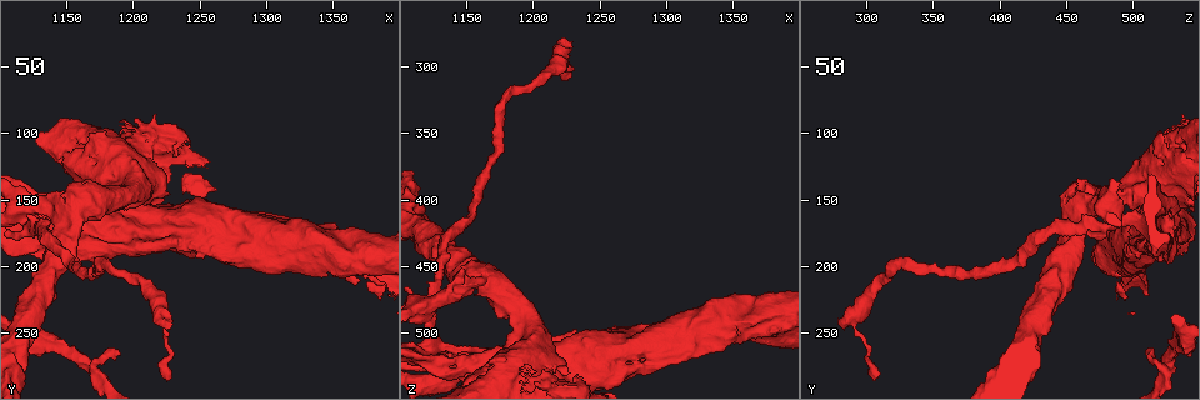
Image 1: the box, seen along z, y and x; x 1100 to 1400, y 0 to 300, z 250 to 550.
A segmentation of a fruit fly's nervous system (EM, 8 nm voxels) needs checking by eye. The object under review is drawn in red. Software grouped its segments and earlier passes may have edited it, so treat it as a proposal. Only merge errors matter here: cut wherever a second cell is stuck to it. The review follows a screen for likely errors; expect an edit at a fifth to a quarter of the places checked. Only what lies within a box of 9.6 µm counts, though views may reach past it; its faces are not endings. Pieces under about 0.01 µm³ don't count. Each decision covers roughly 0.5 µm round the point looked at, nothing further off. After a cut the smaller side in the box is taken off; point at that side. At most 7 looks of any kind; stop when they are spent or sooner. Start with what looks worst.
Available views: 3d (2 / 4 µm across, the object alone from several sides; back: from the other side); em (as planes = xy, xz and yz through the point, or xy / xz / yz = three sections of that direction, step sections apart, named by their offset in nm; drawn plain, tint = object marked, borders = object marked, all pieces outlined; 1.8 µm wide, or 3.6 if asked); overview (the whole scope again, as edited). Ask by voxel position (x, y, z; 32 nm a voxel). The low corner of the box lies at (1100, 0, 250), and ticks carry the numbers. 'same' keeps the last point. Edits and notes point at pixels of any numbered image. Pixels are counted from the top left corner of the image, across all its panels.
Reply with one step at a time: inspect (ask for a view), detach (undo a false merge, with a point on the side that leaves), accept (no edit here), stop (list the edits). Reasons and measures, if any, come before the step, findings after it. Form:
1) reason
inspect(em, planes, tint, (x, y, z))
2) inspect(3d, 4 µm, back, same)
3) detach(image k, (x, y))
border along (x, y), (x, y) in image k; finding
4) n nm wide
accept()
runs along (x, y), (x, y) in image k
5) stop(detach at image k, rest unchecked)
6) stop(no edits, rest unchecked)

calibre changes
inspect(em, 3.6 µm, xy, step 16, tint, (1356, 186, 490))

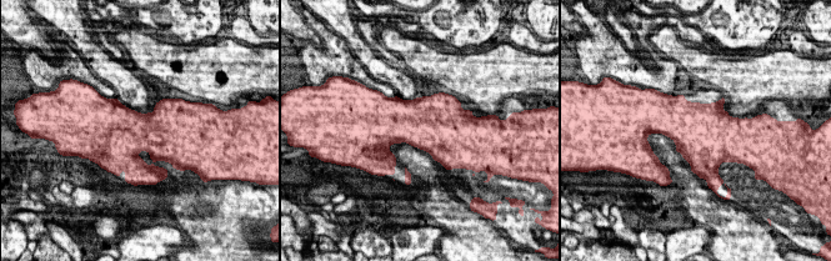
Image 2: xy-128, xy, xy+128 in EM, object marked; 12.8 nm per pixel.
cut it another way
inspect(em, 3.6 µm, planes, tint, same)

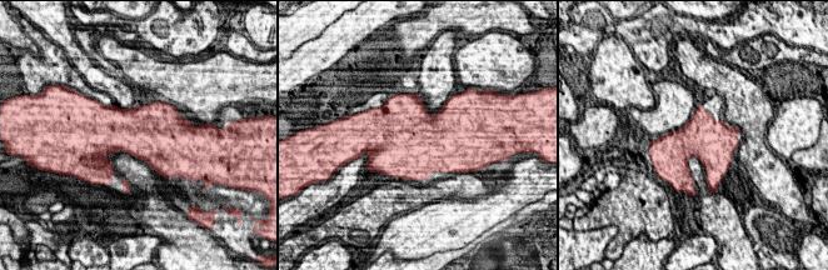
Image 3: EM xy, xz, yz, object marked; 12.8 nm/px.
550 nm wide
accept()
continuous, no second cell

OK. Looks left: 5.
branch point
inspect(em, planes, plain, (1168, 272, 522))

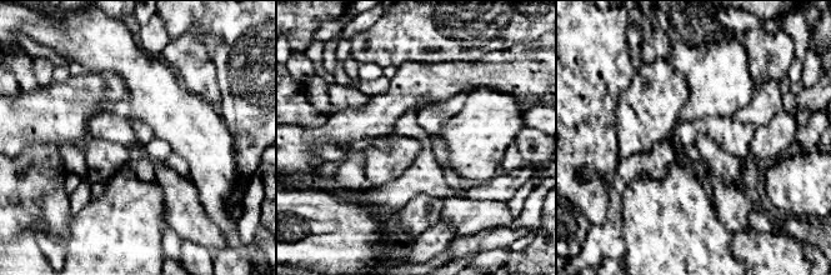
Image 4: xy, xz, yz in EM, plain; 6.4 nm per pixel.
inspect(em, planes, borders, same)

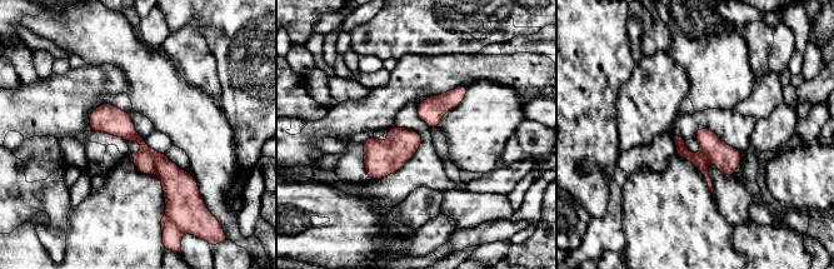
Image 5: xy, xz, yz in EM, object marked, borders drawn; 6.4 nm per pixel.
accept()
runs along (98, 110), (143, 144), (175, 197) in image 5; continuous, no second cell

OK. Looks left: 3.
sharp bend
inspect(3d, 4 µm, (1302, 178, 502))

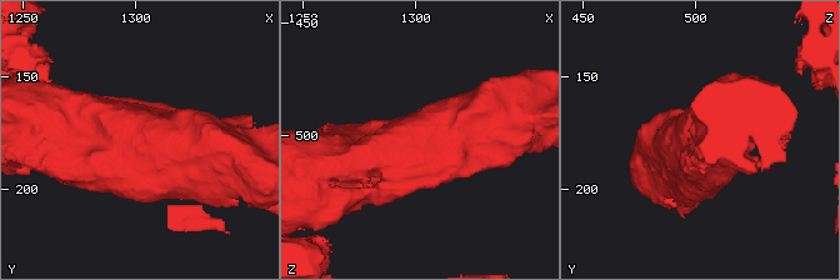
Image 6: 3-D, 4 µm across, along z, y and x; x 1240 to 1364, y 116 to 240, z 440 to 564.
now the EM
inspect(em, planes, tint, (1300, 180, 504))

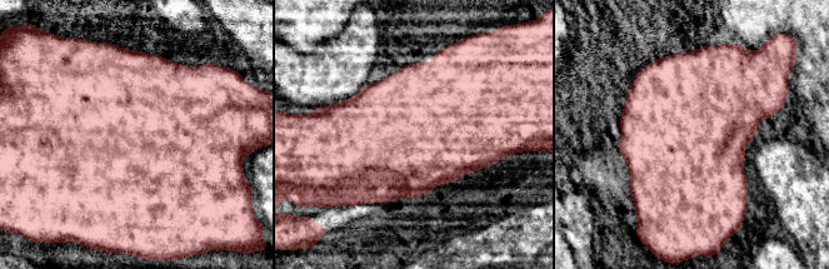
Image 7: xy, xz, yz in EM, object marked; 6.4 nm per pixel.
800 nm wide
accept()
continuous, no second cell

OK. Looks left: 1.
stop(no edits, rest unchecked)

